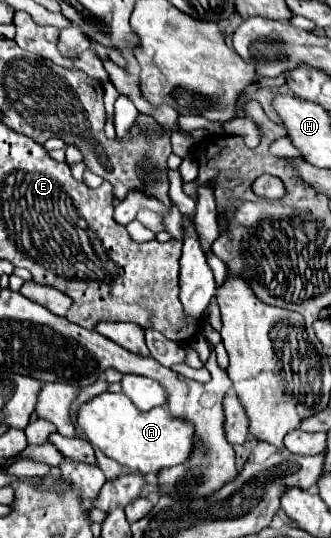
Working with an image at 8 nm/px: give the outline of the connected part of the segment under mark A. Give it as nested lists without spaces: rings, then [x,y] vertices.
[[[105,392],[85,406],[81,406],[77,424],[89,438],[89,442],[99,448],[111,460],[139,470],[141,474],[159,474],[159,470],[177,466],[189,458],[193,452],[193,424],[169,414],[167,408],[153,408],[141,412],[125,394]]]

